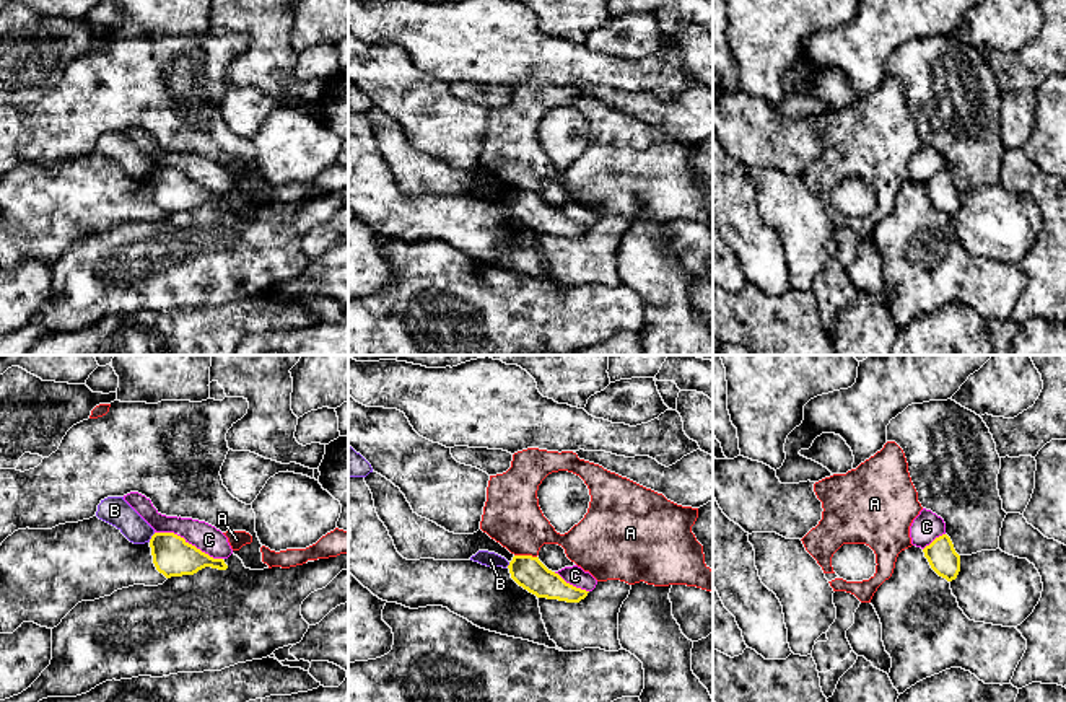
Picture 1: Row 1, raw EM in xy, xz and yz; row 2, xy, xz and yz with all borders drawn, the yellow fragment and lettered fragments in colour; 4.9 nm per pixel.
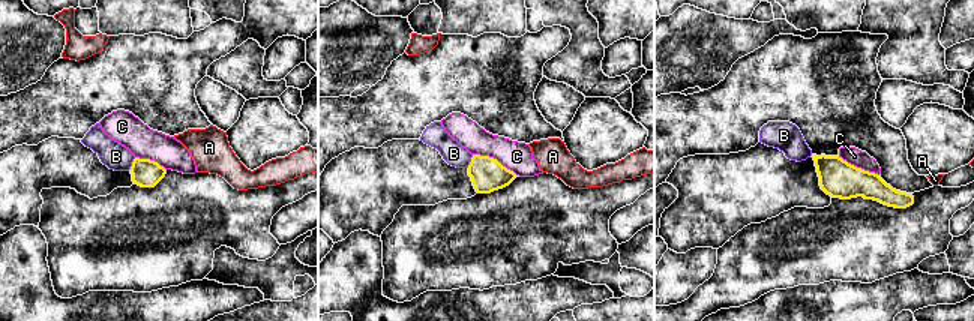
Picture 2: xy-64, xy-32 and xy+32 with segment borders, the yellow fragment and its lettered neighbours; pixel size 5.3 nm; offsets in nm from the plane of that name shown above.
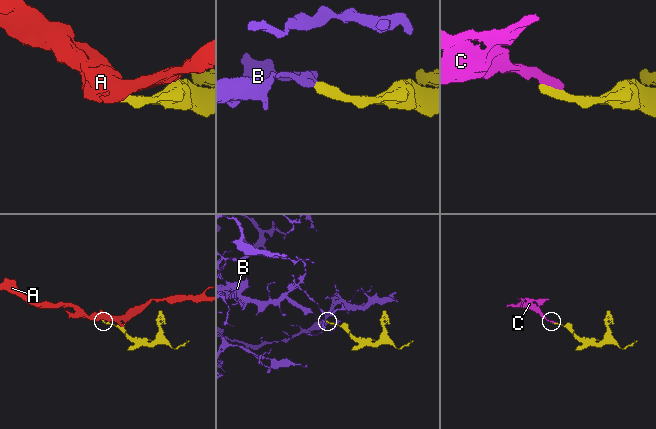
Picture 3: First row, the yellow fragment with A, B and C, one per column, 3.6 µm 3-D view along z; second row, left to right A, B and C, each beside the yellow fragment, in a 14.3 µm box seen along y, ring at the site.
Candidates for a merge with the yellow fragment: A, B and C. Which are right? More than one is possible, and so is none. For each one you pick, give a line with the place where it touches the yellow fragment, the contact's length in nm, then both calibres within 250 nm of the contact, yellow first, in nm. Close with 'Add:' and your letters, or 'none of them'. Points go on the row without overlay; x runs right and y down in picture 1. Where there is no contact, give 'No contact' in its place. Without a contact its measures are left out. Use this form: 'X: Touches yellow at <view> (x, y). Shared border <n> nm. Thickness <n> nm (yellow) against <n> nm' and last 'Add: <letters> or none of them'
Add: none of them

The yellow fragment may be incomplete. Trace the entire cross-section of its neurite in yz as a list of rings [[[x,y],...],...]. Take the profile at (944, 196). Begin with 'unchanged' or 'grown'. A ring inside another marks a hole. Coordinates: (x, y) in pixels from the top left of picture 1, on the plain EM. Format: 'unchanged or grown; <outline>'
unchanged; [[[947,169],[936,173],[923,184],[931,204],[947,217],[957,213],[960,207],[960,191],[955,187],[954,179]]]

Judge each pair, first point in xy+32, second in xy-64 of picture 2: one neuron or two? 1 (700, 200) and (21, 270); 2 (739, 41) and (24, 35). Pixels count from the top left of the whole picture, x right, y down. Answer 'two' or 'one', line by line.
1: two
2: one

